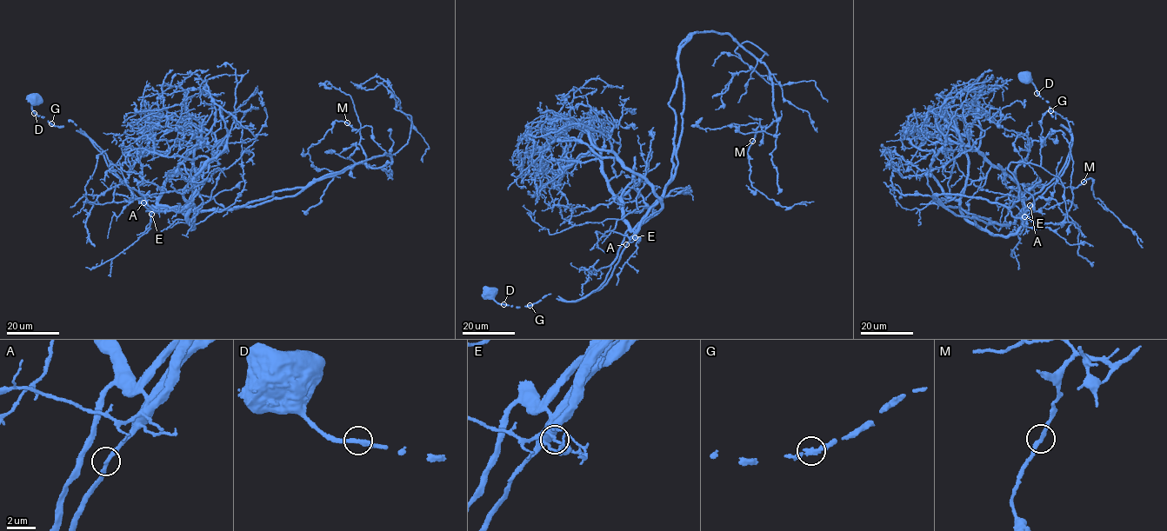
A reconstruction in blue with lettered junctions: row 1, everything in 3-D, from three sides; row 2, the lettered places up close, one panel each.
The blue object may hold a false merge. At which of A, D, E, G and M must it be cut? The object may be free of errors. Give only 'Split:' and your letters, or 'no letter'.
Split: E

